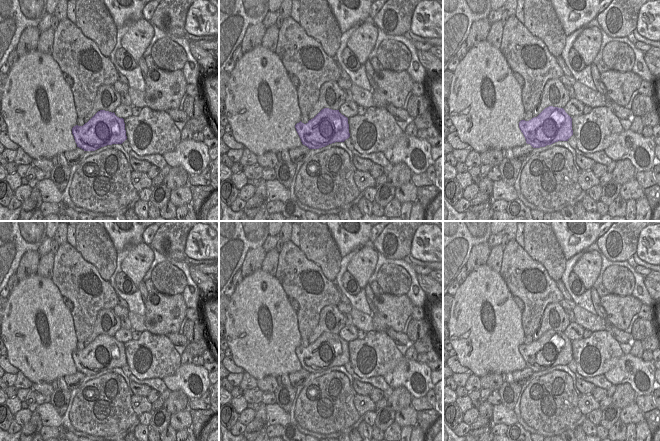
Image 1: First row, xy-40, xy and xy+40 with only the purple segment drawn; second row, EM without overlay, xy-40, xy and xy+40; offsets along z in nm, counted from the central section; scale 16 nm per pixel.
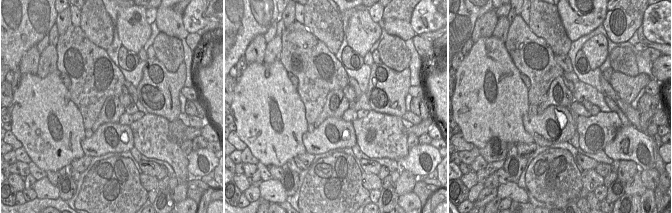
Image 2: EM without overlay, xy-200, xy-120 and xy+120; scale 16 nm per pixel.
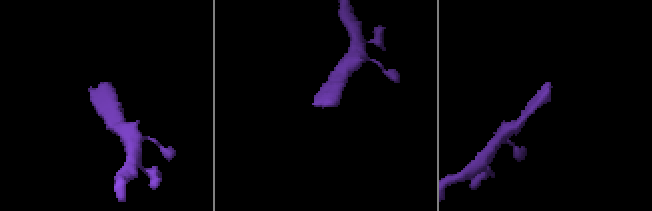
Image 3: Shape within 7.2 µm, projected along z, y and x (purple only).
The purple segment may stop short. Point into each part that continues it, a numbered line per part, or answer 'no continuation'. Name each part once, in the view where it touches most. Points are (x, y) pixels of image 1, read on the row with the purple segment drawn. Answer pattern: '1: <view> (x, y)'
1: xy-40 (119, 147).

